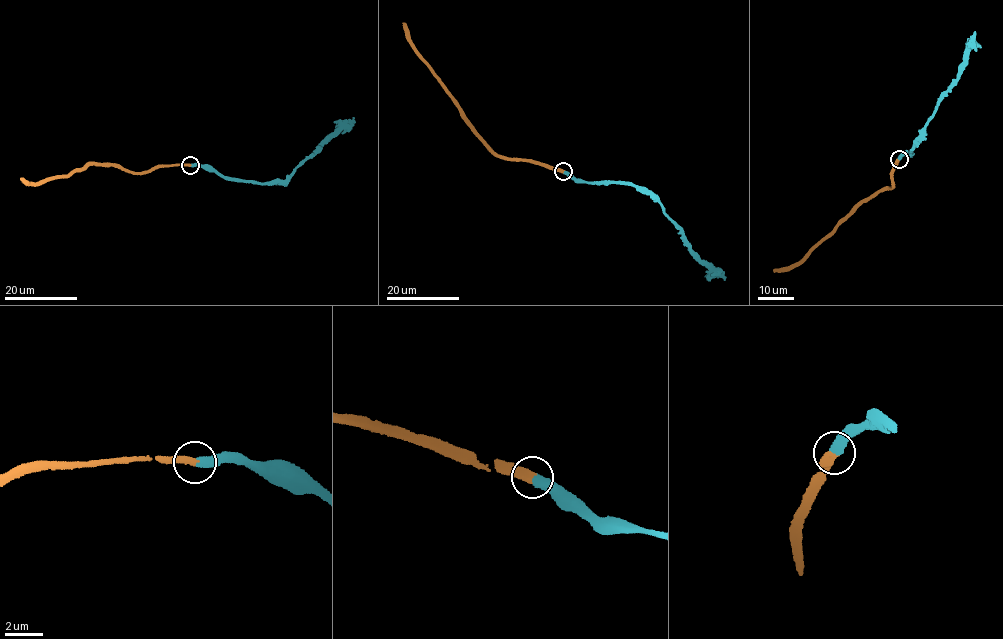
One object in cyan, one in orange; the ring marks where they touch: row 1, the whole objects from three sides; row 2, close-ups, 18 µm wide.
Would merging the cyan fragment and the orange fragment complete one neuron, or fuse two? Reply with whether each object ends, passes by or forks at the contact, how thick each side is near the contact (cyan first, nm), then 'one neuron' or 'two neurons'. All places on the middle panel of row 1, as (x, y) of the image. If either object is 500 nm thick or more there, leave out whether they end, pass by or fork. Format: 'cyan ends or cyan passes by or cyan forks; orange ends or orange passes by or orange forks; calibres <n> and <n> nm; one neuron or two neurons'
cyan ends; orange ends; calibres 480 and 420 nm; one neuron

